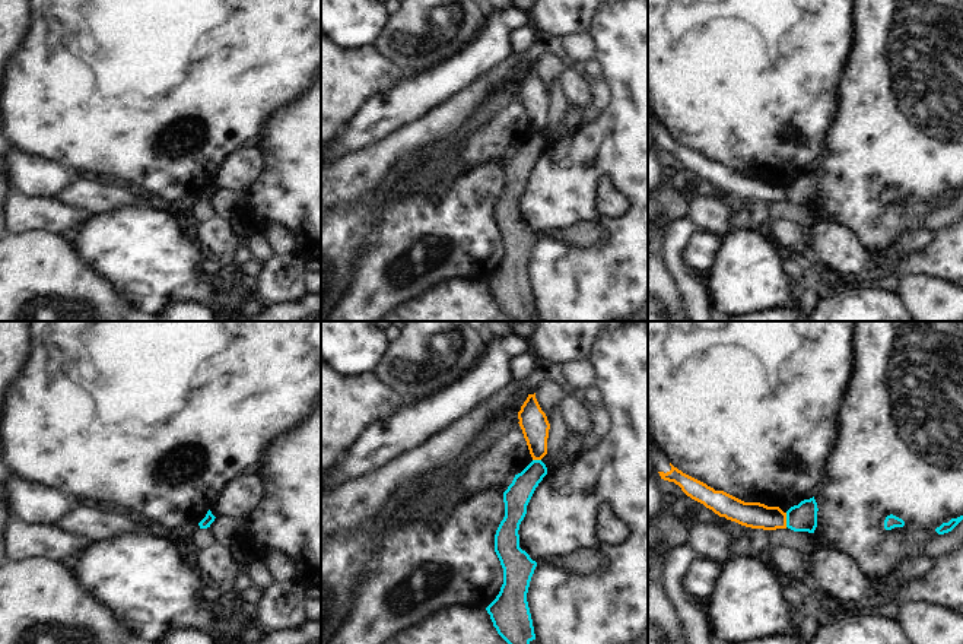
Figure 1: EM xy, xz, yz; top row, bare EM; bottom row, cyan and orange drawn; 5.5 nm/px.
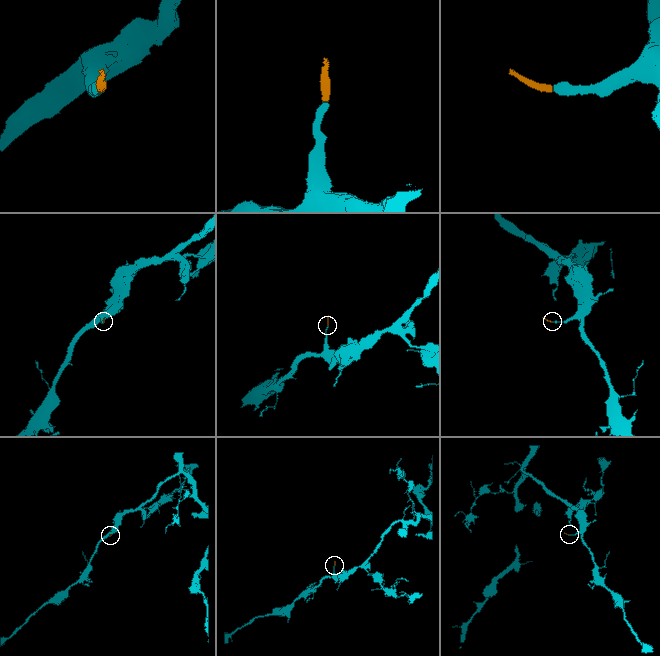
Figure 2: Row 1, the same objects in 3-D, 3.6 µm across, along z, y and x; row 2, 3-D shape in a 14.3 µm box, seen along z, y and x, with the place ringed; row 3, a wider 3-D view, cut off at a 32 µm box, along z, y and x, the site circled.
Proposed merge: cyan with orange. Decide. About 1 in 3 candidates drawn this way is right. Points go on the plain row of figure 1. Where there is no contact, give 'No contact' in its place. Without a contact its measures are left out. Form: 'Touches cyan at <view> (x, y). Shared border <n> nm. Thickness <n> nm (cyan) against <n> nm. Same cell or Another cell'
Touches cyan at yz (787, 193). Shared border 80 nm. Thickness 160 nm (cyan) against 140 nm. Another cell.

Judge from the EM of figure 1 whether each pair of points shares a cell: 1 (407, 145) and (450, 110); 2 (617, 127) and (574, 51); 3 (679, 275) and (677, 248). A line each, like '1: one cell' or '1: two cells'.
1: one cell
2: two cells
3: one cell

